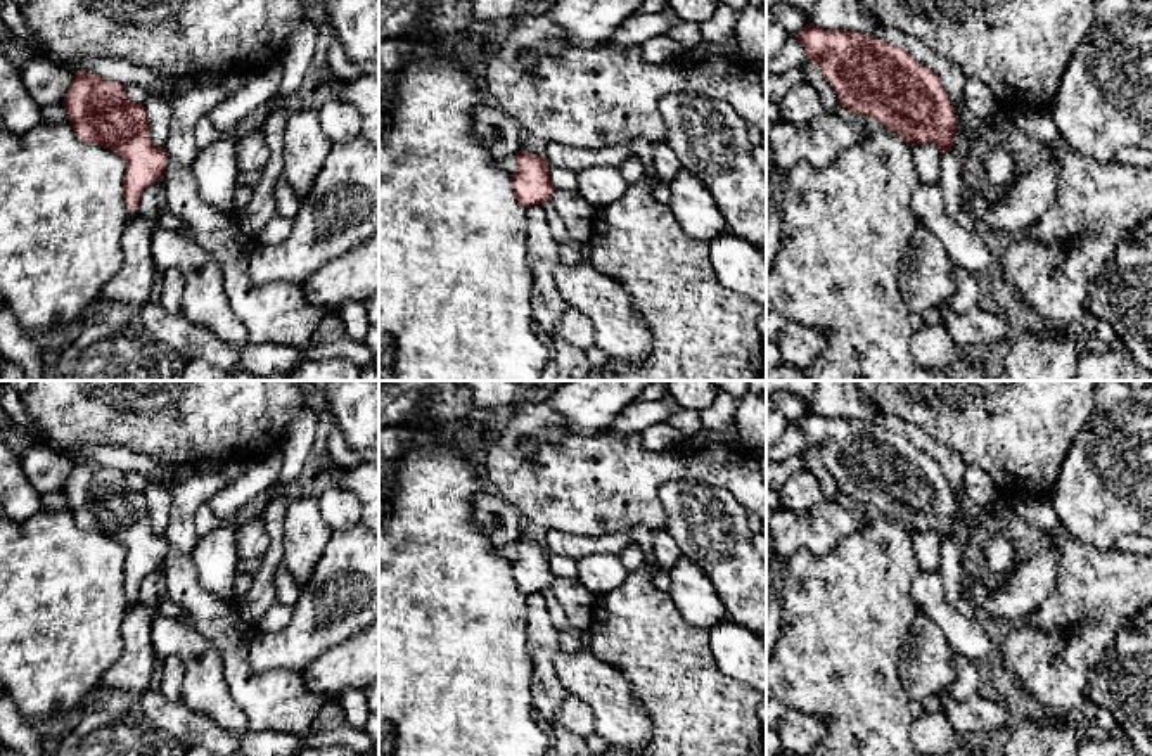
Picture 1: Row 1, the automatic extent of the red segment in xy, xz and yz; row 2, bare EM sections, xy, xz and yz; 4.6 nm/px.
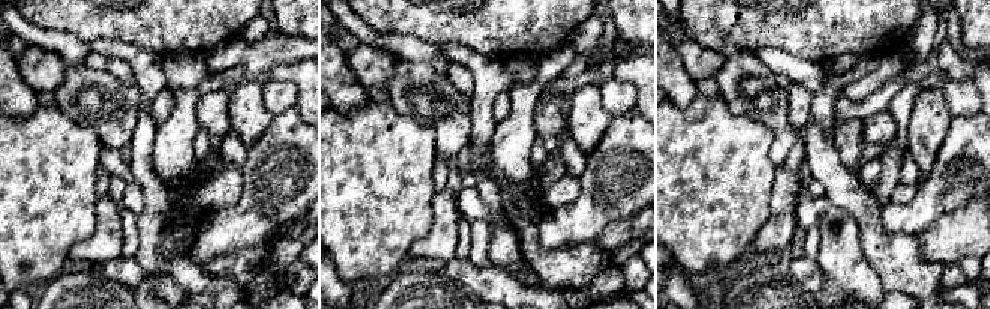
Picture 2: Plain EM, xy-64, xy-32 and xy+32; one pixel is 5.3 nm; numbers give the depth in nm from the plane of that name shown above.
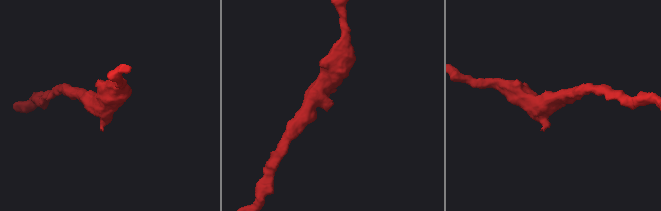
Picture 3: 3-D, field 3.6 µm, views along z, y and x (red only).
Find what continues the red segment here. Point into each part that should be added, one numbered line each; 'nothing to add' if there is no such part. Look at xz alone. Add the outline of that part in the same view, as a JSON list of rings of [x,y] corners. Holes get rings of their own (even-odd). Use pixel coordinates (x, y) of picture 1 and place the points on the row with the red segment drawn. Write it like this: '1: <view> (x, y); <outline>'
nothing to add

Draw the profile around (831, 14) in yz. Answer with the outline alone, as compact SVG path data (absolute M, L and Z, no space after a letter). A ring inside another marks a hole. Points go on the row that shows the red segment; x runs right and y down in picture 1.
M815 0L811 24L875 36L879 21L860 0Z

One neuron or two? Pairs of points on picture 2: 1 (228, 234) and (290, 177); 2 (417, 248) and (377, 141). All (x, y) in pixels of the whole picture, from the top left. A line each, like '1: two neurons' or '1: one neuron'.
1: one neuron
2: two neurons

